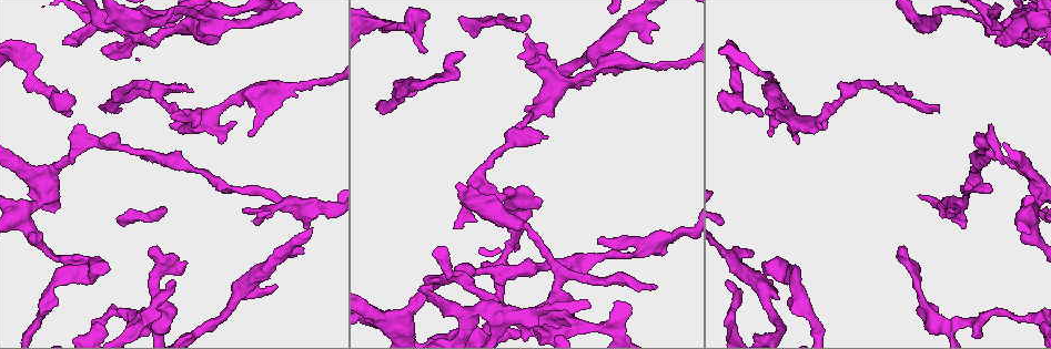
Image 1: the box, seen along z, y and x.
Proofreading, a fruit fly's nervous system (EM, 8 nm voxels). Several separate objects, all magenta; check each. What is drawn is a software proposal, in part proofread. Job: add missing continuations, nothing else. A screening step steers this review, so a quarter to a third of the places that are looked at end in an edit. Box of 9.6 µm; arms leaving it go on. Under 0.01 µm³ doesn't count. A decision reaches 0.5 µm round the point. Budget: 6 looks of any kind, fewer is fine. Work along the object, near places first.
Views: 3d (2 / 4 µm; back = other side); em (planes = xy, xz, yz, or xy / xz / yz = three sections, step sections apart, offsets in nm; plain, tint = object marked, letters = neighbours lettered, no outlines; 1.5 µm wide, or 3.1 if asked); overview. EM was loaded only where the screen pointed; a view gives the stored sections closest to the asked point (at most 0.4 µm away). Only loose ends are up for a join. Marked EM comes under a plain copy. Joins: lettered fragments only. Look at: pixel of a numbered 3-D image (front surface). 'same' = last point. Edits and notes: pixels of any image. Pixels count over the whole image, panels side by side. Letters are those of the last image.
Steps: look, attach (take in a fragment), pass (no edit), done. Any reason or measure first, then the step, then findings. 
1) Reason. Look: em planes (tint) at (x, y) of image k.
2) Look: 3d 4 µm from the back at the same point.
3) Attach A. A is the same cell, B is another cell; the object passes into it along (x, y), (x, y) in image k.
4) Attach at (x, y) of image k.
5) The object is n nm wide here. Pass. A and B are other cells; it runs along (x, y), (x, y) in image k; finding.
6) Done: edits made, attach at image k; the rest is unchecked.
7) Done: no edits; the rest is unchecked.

Free end. Look: 3d 2 µm at (418, 289) of image 1.

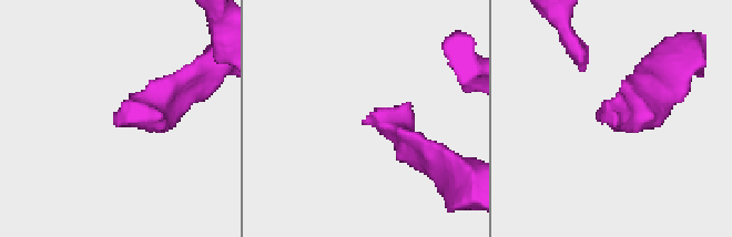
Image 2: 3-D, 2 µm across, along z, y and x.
Need the tissue. Look: em yz step 4 (letters) at (614, 124) of image 2.

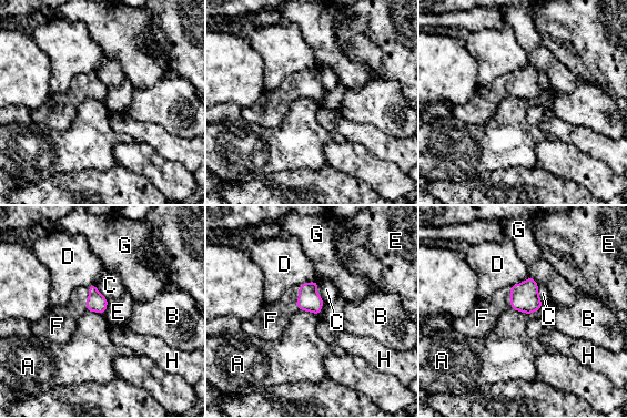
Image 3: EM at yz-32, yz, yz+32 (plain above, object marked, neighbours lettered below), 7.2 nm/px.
Attach F. F is the same cell, A, B, C, D, E, G and H are other cells; the neuron continues.

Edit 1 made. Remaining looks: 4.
Look: overview.

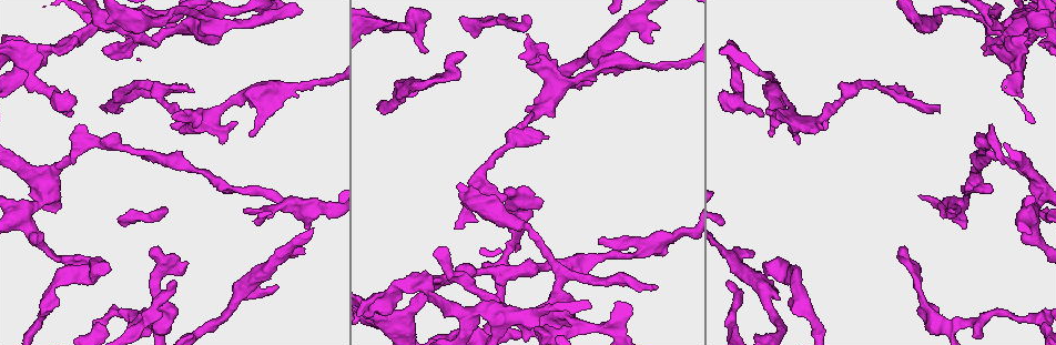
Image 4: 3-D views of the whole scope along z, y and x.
Branch stops here. Look: 3d 4 µm at (776, 113) of image 4.

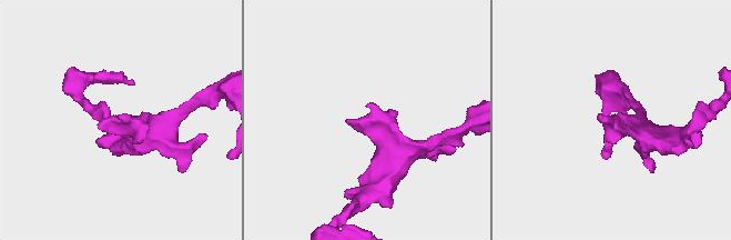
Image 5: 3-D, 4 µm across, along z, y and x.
Need the tissue. Look: em planes (letters) at (615, 119) of image 5.

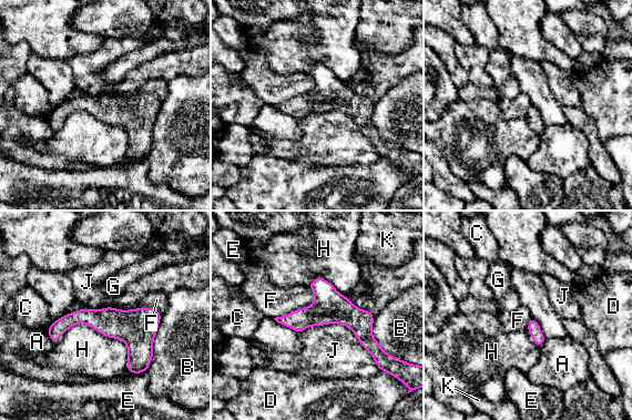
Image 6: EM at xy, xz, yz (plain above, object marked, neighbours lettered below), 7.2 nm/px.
The object is 220 nm wide here; the longest contact is with J, 600 nm. Pass. A, B, C, D, E, F, G, H, J and K are other cells; none of them fits.

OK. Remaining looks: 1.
Done: edits made, attach at image 3; the rest is unchecked.

